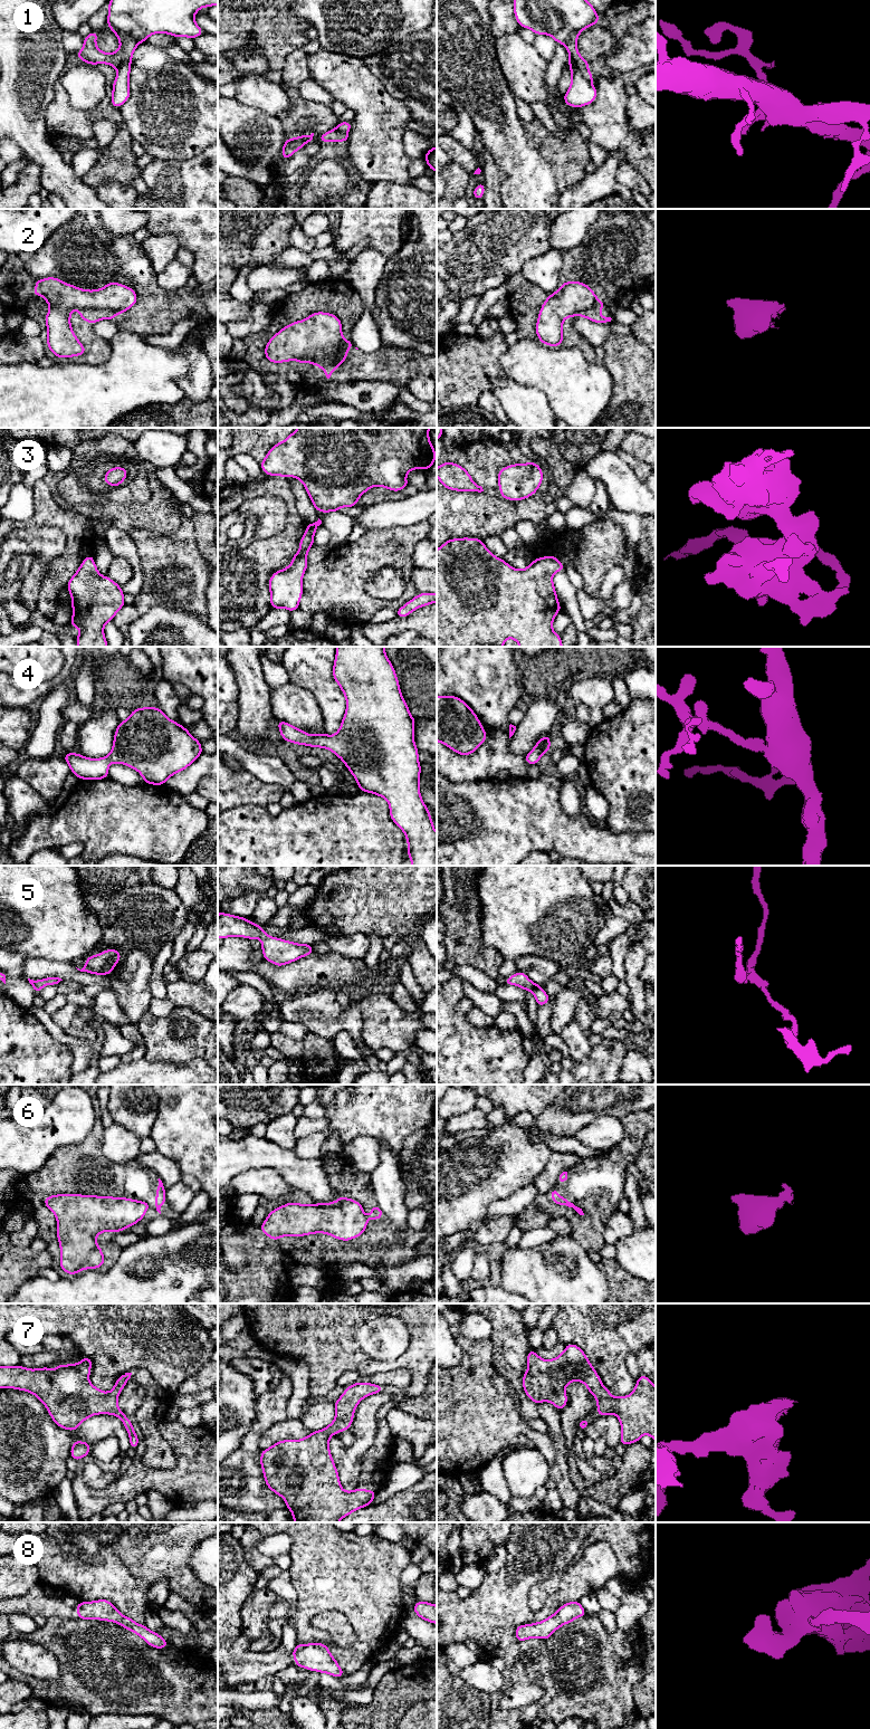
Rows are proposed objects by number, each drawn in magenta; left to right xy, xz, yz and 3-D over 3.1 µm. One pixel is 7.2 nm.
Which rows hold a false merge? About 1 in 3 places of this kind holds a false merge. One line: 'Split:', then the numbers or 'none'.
Split: 1, 2, 6

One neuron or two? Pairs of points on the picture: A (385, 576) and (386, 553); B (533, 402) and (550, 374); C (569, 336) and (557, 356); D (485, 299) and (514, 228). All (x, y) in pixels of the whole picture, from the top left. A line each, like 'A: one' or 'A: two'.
A: two
B: two
C: two
D: two

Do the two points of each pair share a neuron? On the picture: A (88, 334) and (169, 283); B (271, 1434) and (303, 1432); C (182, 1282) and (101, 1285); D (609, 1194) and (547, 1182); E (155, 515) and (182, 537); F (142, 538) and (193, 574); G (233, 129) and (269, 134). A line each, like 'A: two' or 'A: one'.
A: two
B: one
C: one
D: two
E: two
F: one
G: one

